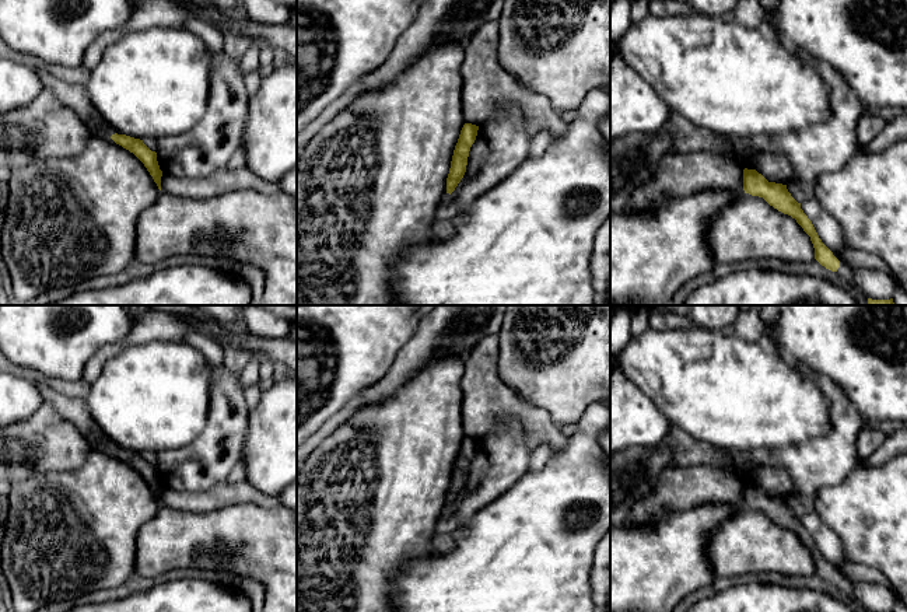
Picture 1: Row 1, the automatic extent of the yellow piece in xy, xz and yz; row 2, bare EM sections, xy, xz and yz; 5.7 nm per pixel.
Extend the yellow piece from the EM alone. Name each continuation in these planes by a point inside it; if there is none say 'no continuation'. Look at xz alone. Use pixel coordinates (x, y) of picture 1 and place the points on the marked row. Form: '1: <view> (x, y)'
no continuation

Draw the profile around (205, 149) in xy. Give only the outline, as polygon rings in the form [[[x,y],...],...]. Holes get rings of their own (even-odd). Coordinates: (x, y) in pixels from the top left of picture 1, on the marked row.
[[[211,50],[210,95],[202,119],[188,132],[157,140],[164,174],[206,178],[223,168],[242,146],[249,95],[239,63]]]

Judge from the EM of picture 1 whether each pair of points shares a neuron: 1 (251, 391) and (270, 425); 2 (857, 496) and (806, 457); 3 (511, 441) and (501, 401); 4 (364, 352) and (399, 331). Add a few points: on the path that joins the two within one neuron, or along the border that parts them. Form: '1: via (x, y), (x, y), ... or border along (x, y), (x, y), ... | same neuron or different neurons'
1: border along (262, 392), (258, 404), (249, 412) | different neurons
2: border along (860, 462), (840, 482), (822, 486), (813, 495) | different neurons
3: border along (480, 439), (504, 418), (515, 416), (526, 443) | different neurons
4: via (373, 343), (385, 331), (391, 331) | same neuron

